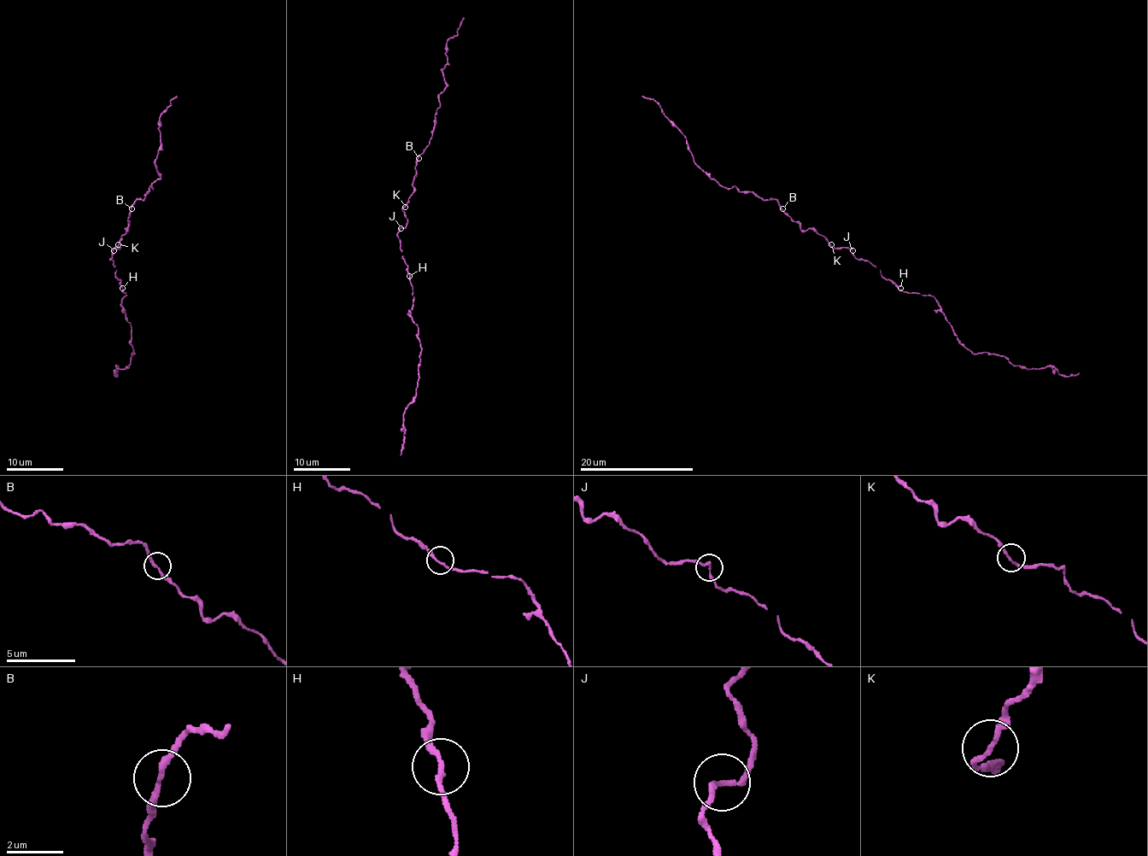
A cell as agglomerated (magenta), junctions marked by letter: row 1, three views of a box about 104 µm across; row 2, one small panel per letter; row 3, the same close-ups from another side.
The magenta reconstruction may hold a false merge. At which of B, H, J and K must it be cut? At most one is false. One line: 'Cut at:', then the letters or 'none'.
Cut at: none

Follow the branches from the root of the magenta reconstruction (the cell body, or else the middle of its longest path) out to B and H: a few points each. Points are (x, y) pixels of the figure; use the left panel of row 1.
B: (115, 249), (120, 247), (115, 247), (125, 229), (128, 229), (128, 214), (131, 209)
H: (115, 249), (111, 259), (122, 288)

